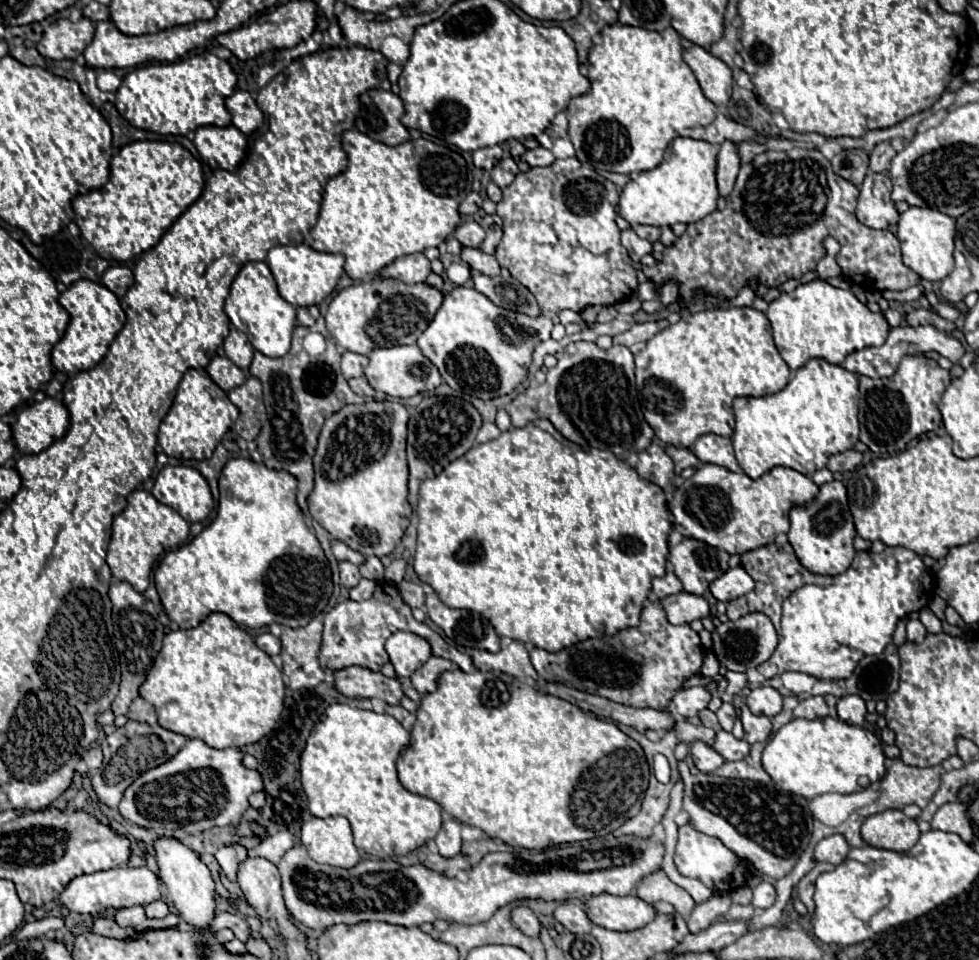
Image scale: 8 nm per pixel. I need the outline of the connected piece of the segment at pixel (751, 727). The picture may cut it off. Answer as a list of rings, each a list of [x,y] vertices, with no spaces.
[[[736,695],[732,704],[741,710],[740,721],[744,725],[744,741],[746,743],[756,743],[756,741],[766,741],[772,733],[772,723],[764,715],[752,715],[748,711],[744,698]]]

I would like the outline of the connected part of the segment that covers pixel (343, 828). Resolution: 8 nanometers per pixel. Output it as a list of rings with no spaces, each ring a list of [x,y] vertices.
[[[312,817],[302,825],[300,841],[316,863],[350,869],[360,863],[360,853],[352,841],[346,817]]]

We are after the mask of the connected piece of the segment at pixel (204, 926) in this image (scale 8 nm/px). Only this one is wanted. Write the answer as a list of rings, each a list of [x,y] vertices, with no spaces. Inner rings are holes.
[[[162,837],[154,843],[154,847],[156,847],[156,861],[160,865],[162,885],[166,889],[168,899],[174,903],[178,915],[192,927],[196,927],[200,931],[208,931],[212,927],[212,919],[214,919],[214,911],[216,911],[214,881],[212,881],[208,867],[198,859],[198,855],[192,849],[188,849],[186,845],[178,843],[174,839]]]

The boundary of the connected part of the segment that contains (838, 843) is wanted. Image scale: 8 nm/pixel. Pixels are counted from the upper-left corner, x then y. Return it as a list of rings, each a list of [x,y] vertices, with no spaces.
[[[830,835],[816,845],[814,859],[838,865],[838,863],[842,863],[842,859],[846,859],[848,851],[850,851],[850,847],[848,847],[846,839],[842,839],[842,835]]]

